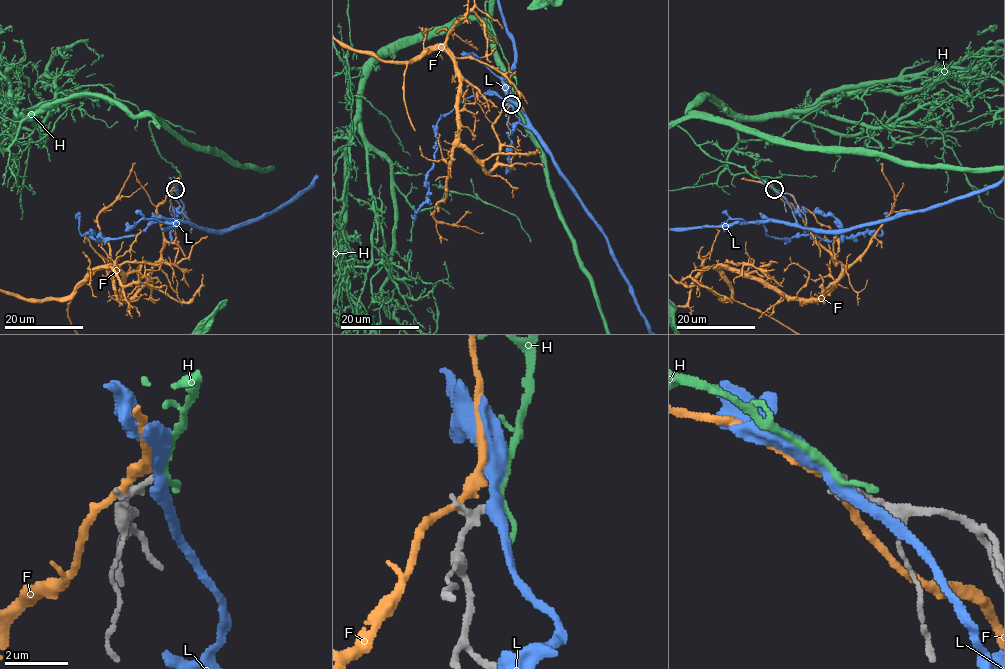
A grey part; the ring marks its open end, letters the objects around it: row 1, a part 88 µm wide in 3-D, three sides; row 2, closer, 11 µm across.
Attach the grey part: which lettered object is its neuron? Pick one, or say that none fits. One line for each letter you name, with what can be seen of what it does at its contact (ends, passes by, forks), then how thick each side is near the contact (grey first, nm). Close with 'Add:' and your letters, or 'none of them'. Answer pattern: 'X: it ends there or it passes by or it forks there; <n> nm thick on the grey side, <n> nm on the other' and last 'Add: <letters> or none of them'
H: it passes by; 180 nm thick on the grey side, 190 nm on the other
Add: H

